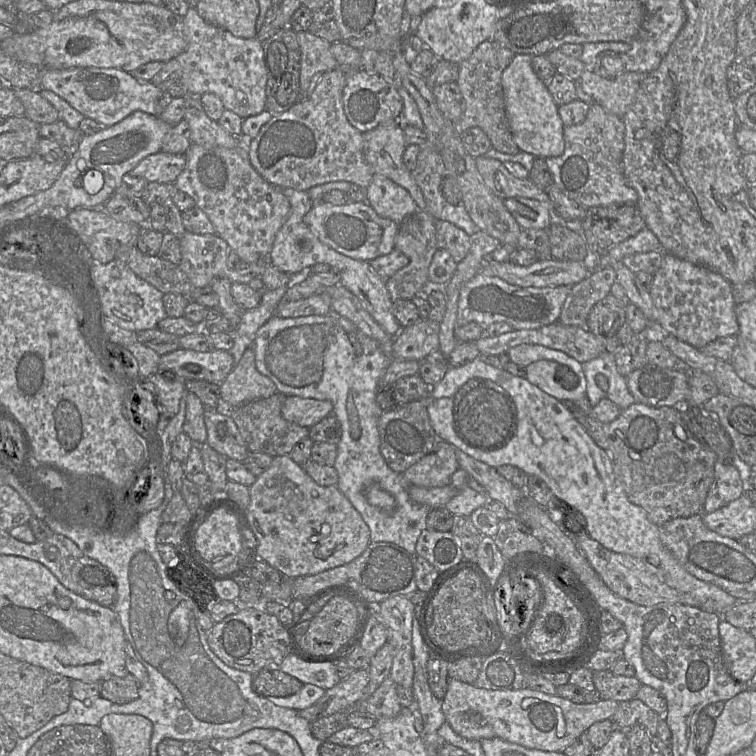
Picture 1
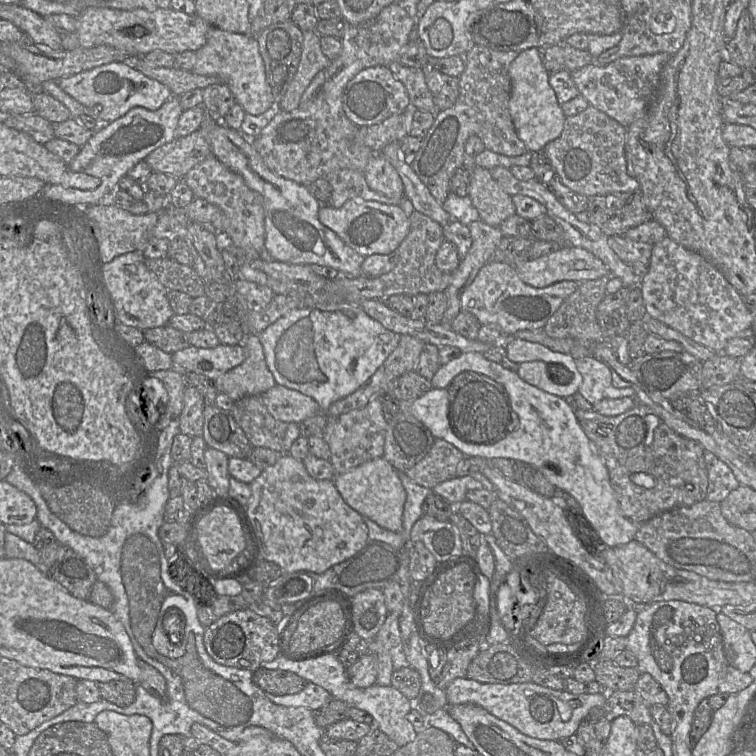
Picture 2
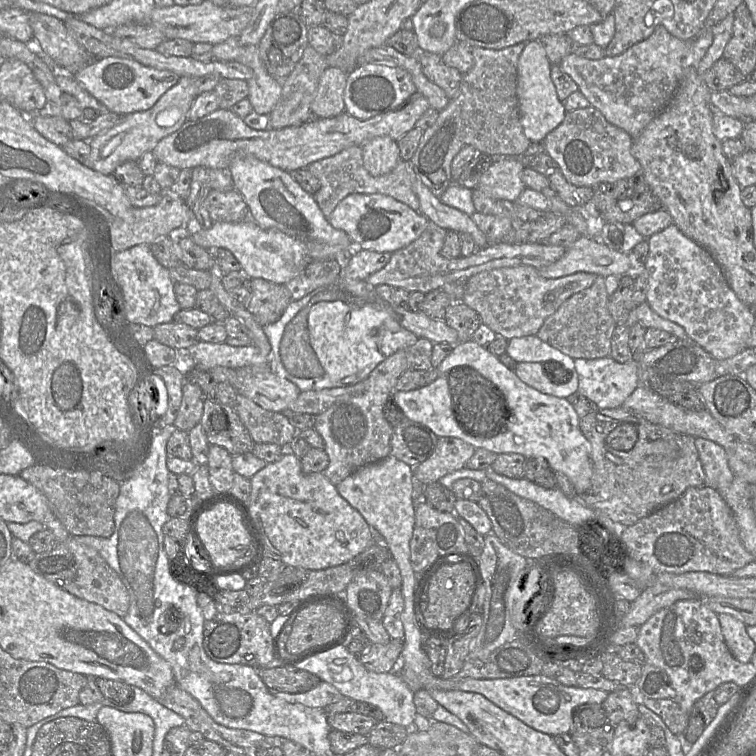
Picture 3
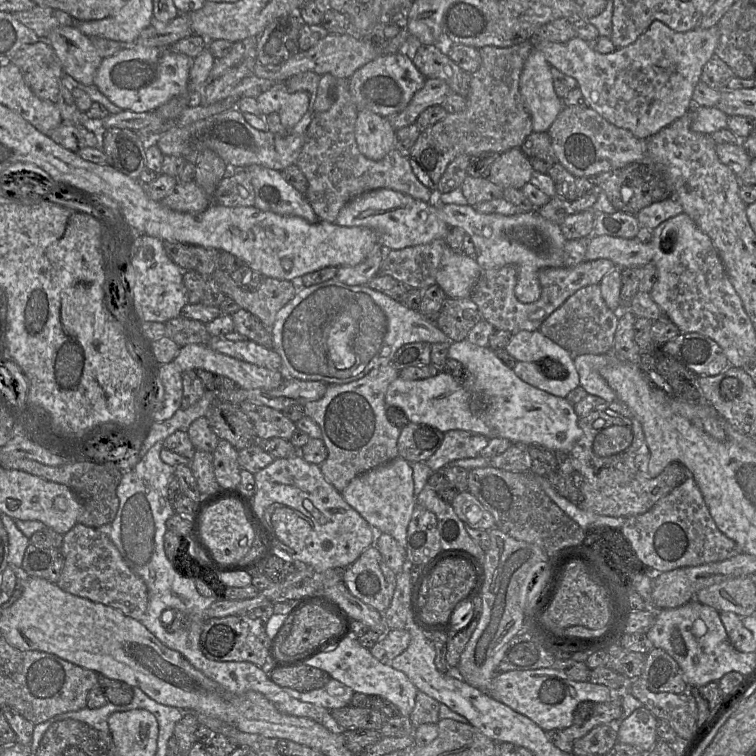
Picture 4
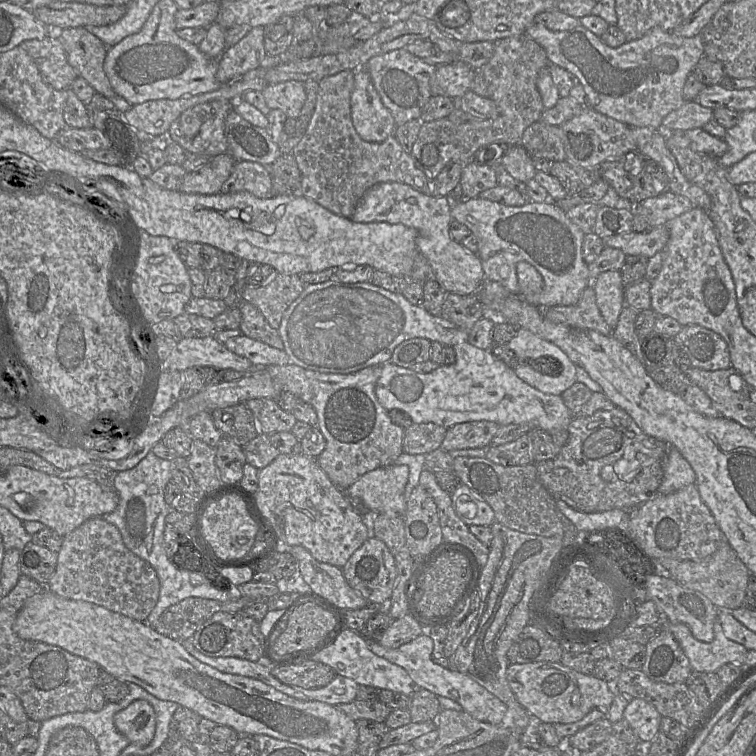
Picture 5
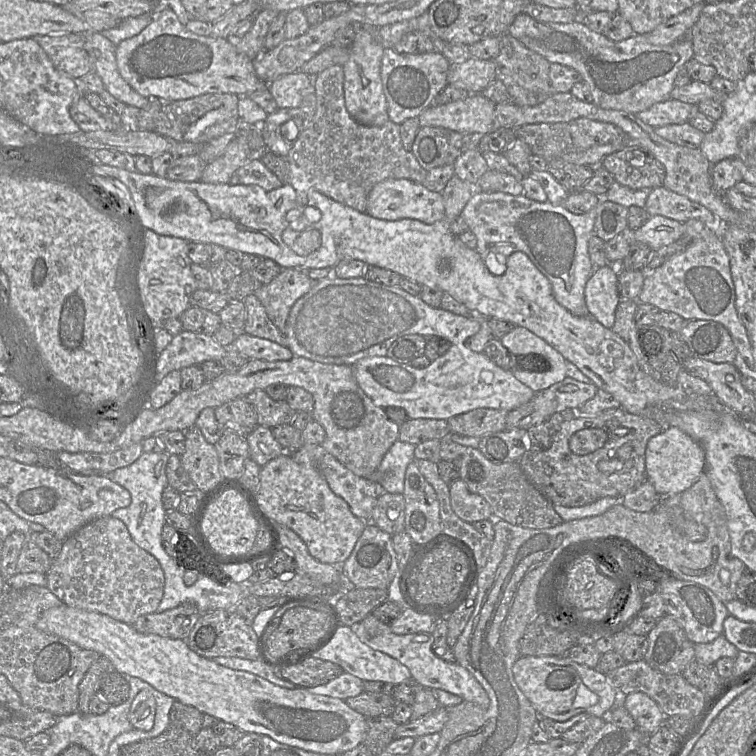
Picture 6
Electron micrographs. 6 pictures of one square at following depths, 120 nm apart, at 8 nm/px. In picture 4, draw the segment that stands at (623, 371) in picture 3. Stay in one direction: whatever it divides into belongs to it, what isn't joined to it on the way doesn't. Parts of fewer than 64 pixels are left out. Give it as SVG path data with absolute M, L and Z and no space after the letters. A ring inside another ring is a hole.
M612 352L574 357L573 362L579 375L579 384L587 394L599 396L607 403L617 400L615 391L599 373L602 367L615 360L619 359Z

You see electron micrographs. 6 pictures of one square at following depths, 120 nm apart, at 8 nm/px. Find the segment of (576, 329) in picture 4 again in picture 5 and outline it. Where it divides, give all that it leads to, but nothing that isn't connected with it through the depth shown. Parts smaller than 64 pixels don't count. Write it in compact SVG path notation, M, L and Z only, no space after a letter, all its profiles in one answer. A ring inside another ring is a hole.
M592 285L585 288L575 304L545 308L543 316L553 323L565 324L575 329L595 330L603 335L612 335L612 328L606 323L597 307Z

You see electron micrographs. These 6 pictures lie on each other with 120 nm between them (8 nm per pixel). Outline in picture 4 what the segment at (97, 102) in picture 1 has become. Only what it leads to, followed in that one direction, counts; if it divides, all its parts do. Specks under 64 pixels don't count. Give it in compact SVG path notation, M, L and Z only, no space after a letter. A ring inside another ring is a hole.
M135 42L115 55L102 59L94 85L123 110L140 113L154 111L172 98L188 93L192 60L169 48L148 47Z

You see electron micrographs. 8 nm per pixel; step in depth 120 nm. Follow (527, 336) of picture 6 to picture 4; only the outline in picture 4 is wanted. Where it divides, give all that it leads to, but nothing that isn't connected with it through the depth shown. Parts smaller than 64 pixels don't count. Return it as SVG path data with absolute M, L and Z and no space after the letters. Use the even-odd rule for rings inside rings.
M539 330L519 331L512 336L505 349L517 360L513 369L515 374L533 387L565 398L570 391L580 385L579 375L573 362L574 357Z

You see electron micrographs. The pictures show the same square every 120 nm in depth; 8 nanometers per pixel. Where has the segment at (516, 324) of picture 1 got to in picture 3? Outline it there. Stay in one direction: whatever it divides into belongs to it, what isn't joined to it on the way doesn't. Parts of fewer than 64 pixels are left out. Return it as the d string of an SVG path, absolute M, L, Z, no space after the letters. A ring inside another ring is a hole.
M533 266L496 268L475 274L468 279L462 302L475 310L483 324L507 340L536 335L545 319L554 314L572 295L589 288L597 275L576 272L560 278L547 279Z

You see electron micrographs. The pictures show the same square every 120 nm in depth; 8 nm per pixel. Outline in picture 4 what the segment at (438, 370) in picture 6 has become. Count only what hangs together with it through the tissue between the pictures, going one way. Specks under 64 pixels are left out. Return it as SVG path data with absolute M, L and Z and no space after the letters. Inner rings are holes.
M467 339L451 342L448 357L462 363L467 370L464 379L456 379L441 371L436 376L421 380L404 380L400 376L390 383L385 394L387 406L401 408L409 422L425 424L445 433L465 430L488 439L506 438L511 443L540 445L554 452L569 453L582 437L578 416L567 399L552 395L522 381L513 369L507 367L489 347L481 347Z

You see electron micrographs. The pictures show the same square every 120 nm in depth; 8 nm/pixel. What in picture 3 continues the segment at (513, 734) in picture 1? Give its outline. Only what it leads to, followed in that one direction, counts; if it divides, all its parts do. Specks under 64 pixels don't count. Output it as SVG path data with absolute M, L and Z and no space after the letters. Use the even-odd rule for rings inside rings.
M542 673L500 679L465 678L458 682L458 690L479 693L529 727L551 736L571 731L577 707L583 704L601 704L609 694L600 689L565 686Z

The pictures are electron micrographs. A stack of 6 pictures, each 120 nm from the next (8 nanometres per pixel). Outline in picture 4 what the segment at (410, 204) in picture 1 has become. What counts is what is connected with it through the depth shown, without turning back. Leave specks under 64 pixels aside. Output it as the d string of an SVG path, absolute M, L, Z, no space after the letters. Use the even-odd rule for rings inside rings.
M370 110L358 111L355 123L355 139L358 149L366 158L383 159L395 148L396 130L386 117Z

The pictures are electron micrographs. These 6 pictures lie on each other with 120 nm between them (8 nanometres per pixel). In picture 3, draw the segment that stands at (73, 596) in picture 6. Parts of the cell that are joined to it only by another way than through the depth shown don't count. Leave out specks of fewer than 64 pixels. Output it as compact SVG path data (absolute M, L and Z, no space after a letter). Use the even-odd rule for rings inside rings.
M69 535L68 539L62 544L65 544L73 554L77 569L75 579L65 590L78 598L98 604L123 618L129 610L130 597L119 575L95 549L79 543L75 536Z

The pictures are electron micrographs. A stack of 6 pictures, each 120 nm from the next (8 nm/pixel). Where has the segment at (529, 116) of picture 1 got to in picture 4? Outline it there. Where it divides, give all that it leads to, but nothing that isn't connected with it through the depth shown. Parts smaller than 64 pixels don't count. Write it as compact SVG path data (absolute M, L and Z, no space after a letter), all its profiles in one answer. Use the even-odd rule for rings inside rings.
M533 48L525 61L520 76L520 92L525 106L531 114L532 130L534 132L548 131L564 107L562 99L557 96L554 90L550 67L544 54Z

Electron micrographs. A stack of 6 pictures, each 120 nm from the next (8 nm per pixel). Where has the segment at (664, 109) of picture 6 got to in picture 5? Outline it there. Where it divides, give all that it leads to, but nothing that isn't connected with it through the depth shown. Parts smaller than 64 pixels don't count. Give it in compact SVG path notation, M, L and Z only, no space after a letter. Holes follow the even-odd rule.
M685 101L678 109L671 111L662 121L661 130L685 131L703 126L714 119L714 109L702 106L696 101Z

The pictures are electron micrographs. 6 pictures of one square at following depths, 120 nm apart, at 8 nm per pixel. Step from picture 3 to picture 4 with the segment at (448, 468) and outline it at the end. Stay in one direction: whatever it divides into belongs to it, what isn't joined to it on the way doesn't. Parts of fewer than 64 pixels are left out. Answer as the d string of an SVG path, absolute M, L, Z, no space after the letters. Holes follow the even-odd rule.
M471 431L445 432L441 445L425 463L436 472L452 461L478 456L488 442L487 437Z

